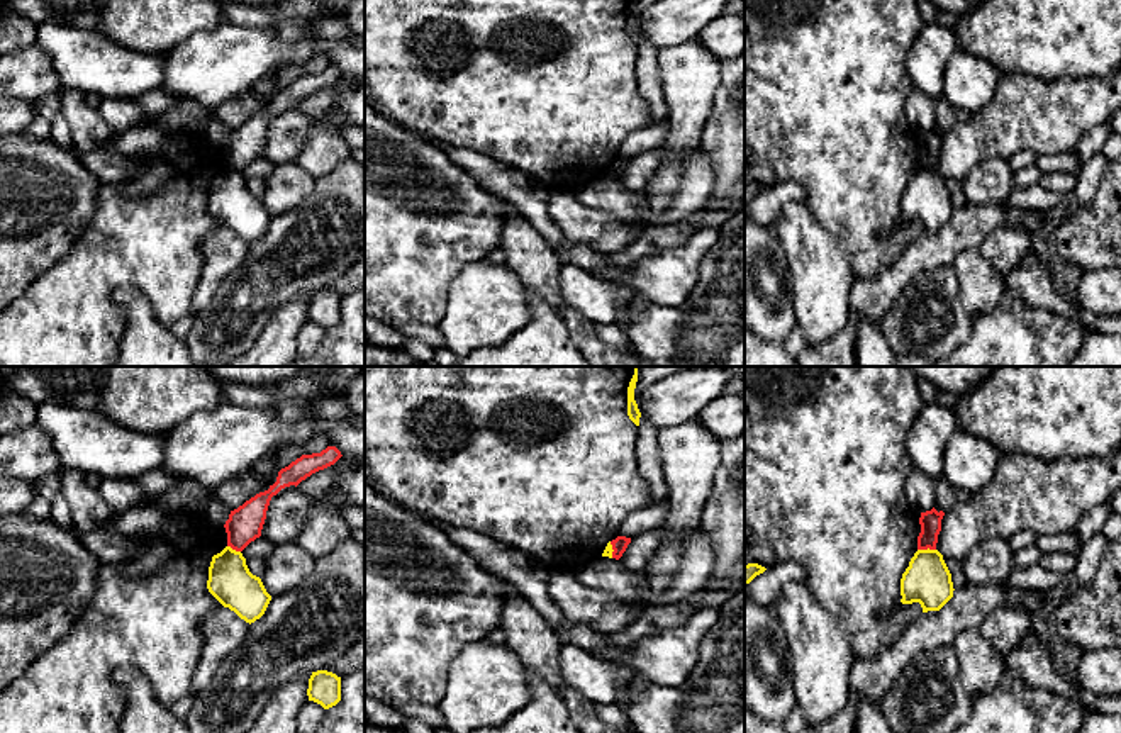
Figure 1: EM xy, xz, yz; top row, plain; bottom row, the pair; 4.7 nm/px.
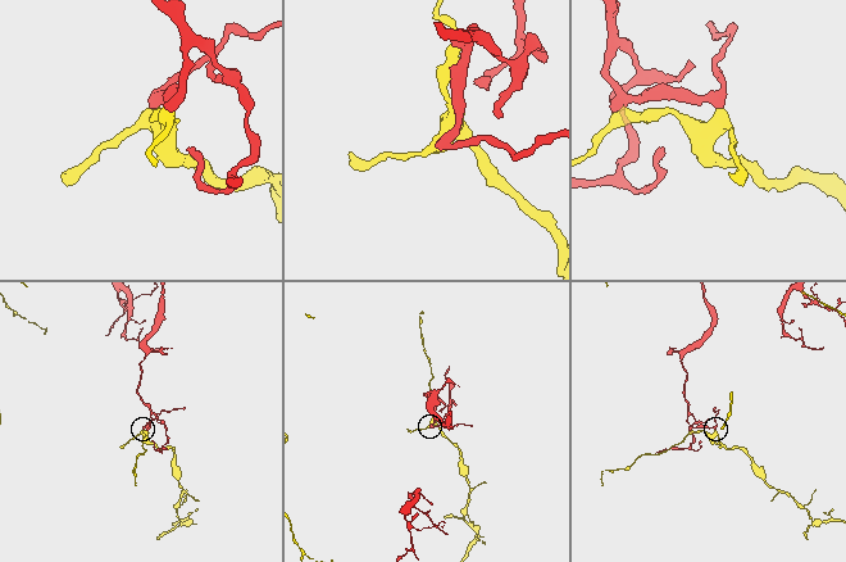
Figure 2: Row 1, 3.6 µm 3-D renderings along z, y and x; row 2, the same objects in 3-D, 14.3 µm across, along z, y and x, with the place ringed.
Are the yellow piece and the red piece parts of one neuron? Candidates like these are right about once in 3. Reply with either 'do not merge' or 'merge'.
do not merge

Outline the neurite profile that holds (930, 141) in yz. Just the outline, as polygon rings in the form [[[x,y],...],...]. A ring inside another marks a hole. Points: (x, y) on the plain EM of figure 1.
[[[934,127],[931,131],[921,132],[921,153],[917,156],[917,170],[936,170],[943,136],[945,132],[938,132]]]

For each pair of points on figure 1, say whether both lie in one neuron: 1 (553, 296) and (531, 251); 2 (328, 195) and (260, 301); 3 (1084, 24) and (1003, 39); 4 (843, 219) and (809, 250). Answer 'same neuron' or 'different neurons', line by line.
1: same neuron
2: same neuron
3: same neuron
4: different neurons

